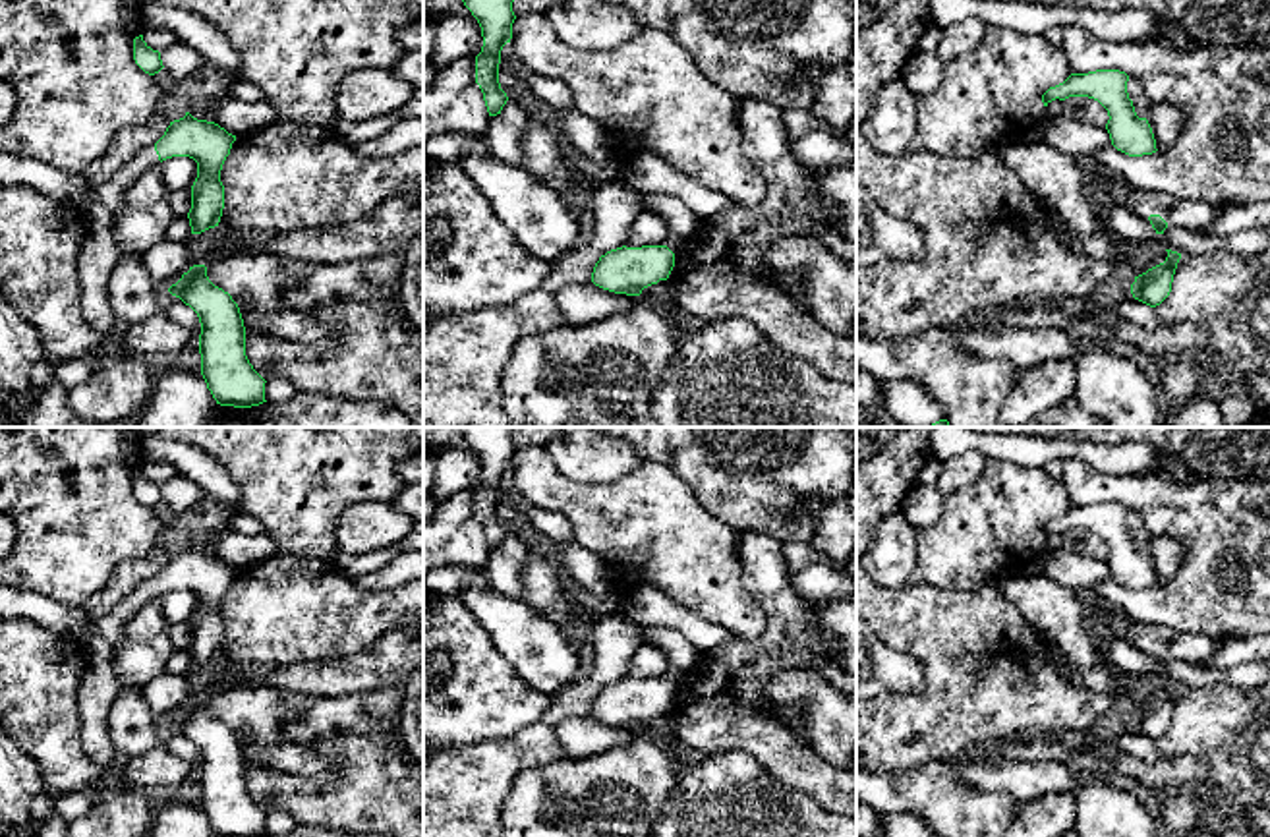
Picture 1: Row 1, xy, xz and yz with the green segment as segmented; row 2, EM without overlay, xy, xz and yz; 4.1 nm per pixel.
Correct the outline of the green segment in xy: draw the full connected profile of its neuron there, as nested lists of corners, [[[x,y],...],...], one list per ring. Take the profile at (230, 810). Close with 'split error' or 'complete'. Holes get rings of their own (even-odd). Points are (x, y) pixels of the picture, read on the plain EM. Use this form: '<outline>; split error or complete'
[[[193,698],[168,725],[189,738],[201,756],[199,787],[201,808],[216,837],[263,837],[265,812],[253,802],[245,789],[245,760],[238,736],[228,725],[215,719],[205,698]]]; complete

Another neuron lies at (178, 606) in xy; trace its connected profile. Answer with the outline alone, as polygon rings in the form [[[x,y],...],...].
[[[172,590],[159,595],[159,603],[168,624],[191,622],[197,611],[197,595],[189,590]]]

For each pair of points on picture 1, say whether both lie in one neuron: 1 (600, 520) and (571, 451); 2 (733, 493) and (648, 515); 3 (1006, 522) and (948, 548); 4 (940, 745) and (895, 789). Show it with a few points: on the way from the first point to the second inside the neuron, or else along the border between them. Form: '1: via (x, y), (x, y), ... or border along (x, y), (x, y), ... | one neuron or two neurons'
1: border along (629, 472), (617, 482), (575, 482) | two neurons
2: border along (669, 468), (712, 515), (735, 530) | two neurons
3: via (992, 522), (961, 548) | one neuron
4: border along (950, 760), (926, 760), (903, 770), (876, 772) | two neurons

